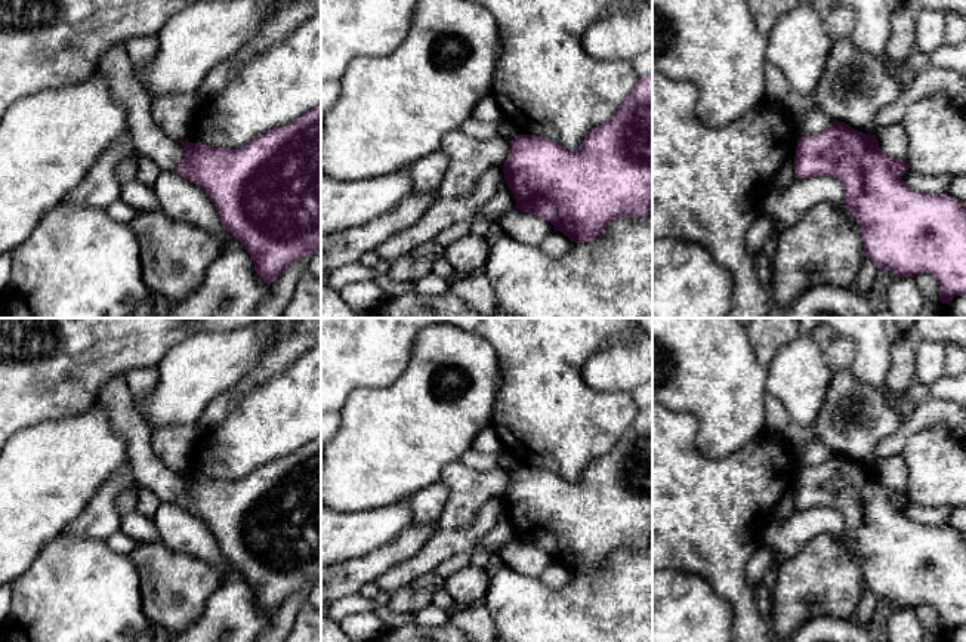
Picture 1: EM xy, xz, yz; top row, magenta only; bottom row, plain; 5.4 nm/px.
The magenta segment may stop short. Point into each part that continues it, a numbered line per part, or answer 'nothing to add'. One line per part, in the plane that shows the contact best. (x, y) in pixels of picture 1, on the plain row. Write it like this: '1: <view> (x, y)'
nothing to add

